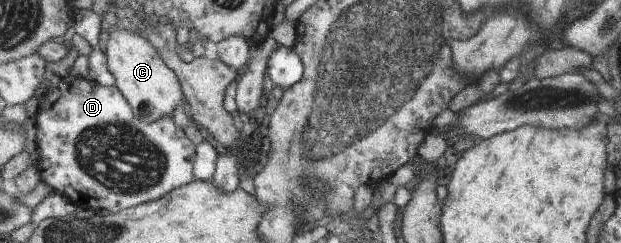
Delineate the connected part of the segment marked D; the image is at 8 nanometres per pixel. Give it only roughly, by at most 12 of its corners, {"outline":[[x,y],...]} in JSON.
{"outline":[[64,78],[38,172],[119,213],[194,180],[197,145],[116,85]]}

